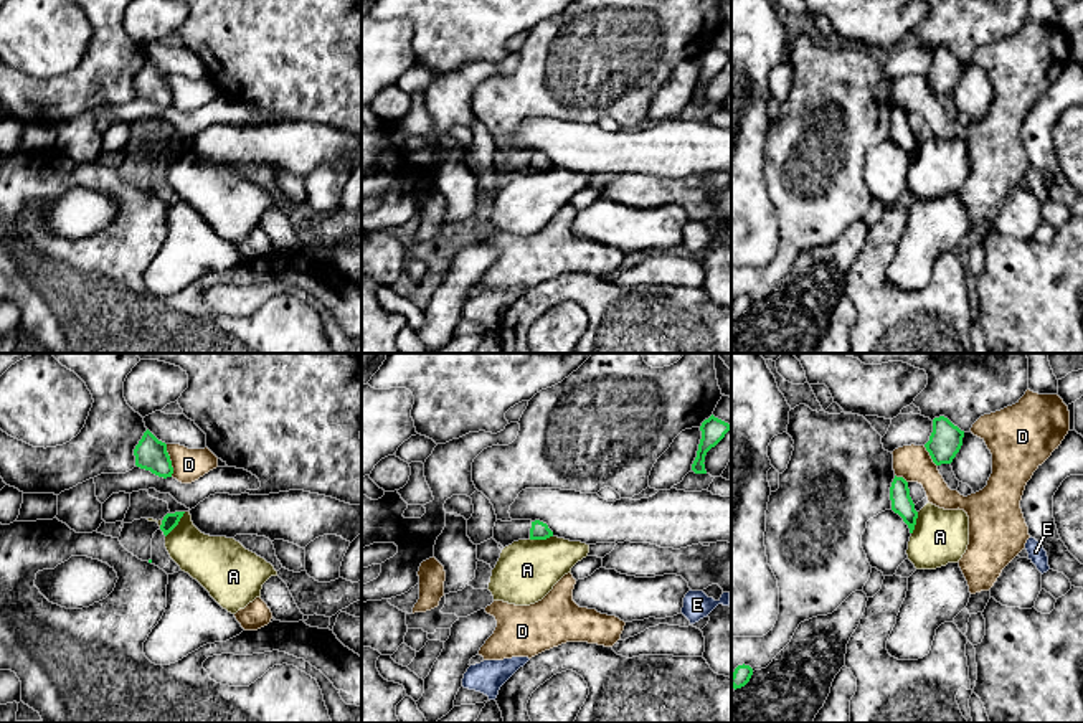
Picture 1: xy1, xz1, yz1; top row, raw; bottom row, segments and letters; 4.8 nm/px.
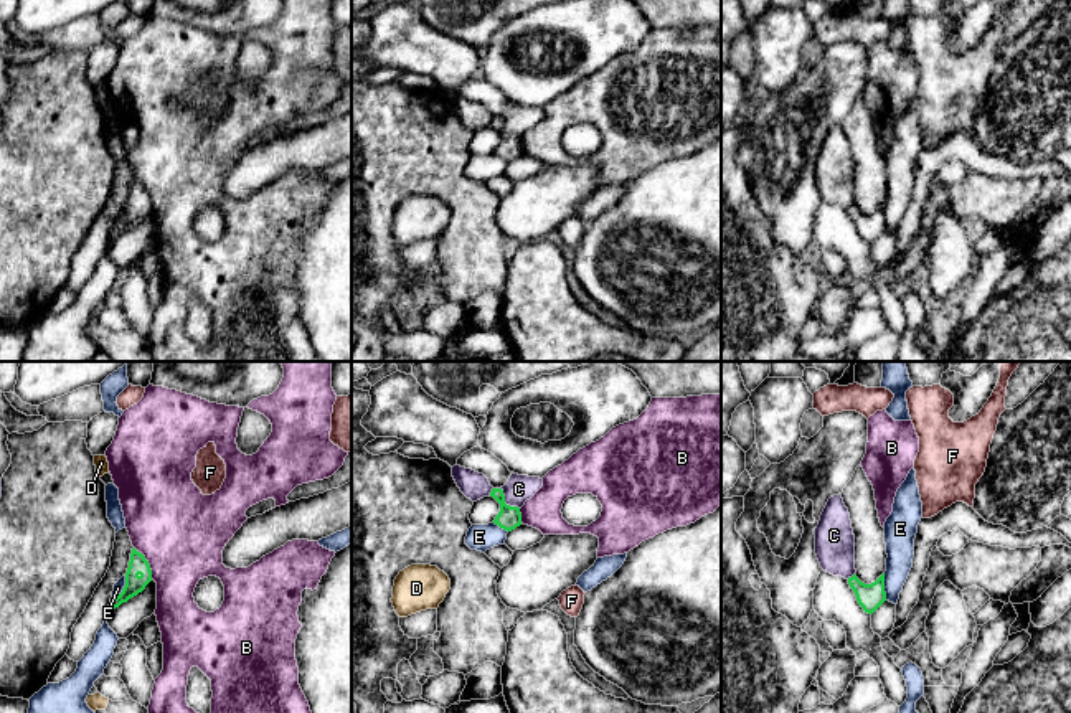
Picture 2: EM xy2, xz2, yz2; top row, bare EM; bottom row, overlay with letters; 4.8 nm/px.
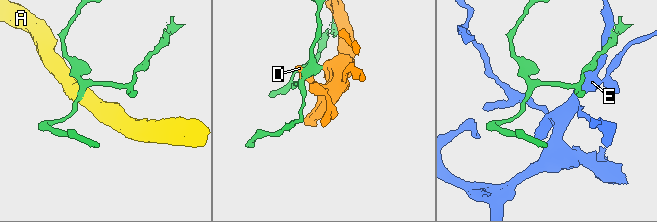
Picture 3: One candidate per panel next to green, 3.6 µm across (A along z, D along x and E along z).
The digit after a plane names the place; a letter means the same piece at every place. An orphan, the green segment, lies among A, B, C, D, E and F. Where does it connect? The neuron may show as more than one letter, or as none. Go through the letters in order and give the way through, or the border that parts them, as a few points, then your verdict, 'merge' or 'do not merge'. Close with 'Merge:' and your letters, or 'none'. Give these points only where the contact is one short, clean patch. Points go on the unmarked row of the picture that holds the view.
A: border xy1 (185, 142), (165, 167); do not merge
B: border xy2 (134, 177), (147, 192), (152, 208); do not merge
C: border xz2 (500, 118), (505, 132), (518, 139); do not merge
D: do not merge
E: border yz2 (883, 203), (886, 230); do not merge
F: merge
Merge: F

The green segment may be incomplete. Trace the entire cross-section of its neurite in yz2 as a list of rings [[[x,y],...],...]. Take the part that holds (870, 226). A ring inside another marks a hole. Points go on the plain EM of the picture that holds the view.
[[[885,203],[871,215],[861,213],[856,205],[848,208],[848,215],[853,220],[858,234],[865,243],[873,244],[885,231]]]

